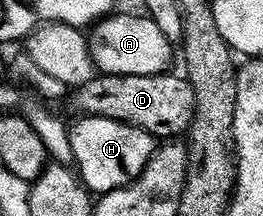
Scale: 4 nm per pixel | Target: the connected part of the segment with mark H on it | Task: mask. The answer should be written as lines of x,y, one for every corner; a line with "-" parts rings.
86,116
78,121
82,122
69,127
70,143
74,153
73,165
87,191
101,196
109,190
137,183
141,179
142,170
154,154
156,147
154,135
111,118

